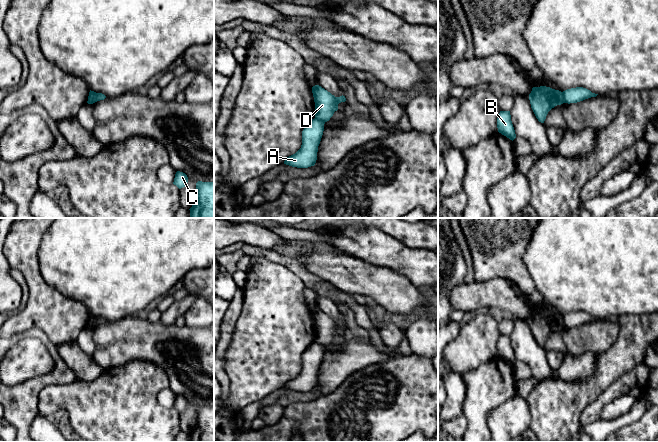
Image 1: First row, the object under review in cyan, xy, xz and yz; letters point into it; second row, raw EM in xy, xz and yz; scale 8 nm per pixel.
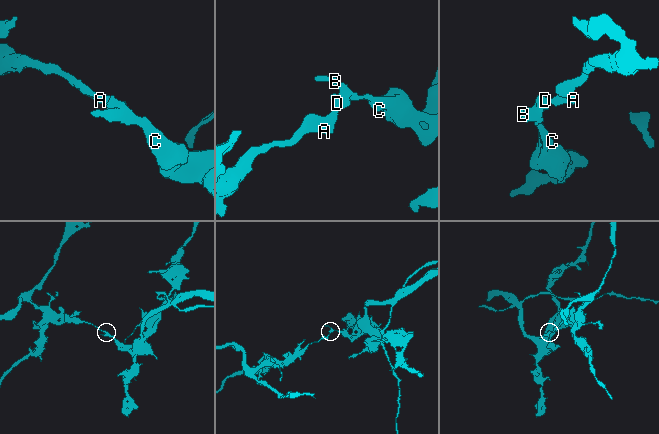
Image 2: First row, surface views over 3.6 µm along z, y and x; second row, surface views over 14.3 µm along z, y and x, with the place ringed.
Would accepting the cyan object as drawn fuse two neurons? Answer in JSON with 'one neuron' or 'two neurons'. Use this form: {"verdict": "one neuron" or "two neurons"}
{"verdict": "two neurons"}

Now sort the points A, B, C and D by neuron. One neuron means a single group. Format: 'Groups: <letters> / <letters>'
Groups: A / B C D

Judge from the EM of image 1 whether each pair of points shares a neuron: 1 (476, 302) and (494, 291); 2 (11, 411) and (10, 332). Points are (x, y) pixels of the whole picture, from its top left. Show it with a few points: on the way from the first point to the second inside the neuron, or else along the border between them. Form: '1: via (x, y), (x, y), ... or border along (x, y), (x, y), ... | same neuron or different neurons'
1: via (480, 298), (485, 294), (490, 294) | same neuron
2: border along (11, 340), (10, 344) | different neurons

